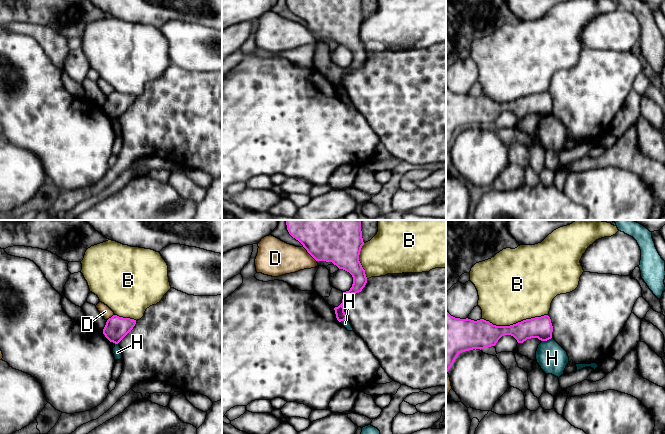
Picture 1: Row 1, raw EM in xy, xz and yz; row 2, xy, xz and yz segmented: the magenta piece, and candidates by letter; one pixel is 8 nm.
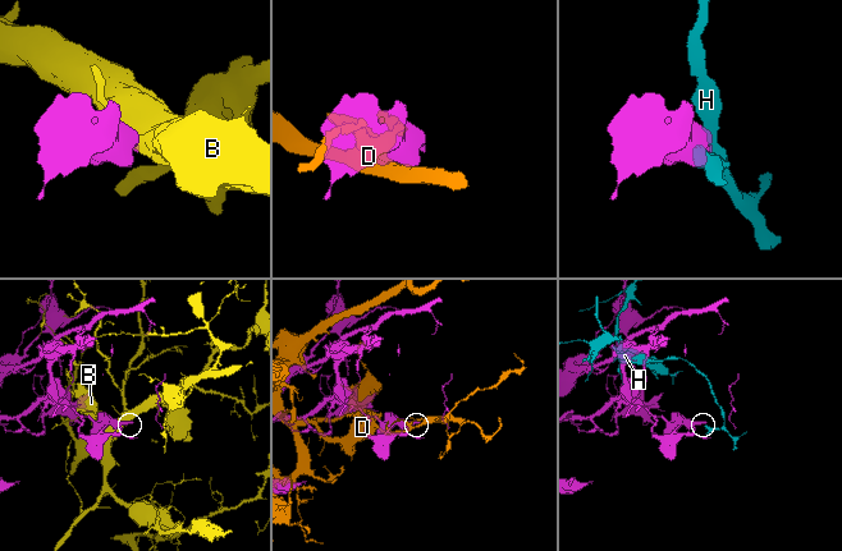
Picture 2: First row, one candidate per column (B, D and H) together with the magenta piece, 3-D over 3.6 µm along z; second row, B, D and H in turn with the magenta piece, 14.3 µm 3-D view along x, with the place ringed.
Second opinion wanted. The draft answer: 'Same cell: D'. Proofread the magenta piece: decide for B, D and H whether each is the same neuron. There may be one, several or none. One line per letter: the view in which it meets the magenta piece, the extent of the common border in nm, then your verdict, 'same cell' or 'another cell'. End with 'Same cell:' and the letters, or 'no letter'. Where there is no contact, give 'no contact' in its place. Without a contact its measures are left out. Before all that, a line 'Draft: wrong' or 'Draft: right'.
Draft: wrong
B: yz | 550 nm | another cell
D: xz | 170 nm | another cell
H: yz | 90 nm | another cell
Same cell: no letter

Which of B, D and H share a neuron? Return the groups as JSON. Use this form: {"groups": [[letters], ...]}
{"groups": [["B"], ["D"], ["H"]]}

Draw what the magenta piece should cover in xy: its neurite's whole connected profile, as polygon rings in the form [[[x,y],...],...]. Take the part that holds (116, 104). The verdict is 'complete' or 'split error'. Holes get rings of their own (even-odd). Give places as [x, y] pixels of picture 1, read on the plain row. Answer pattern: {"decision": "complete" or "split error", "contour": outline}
{"decision": "complete", "contour": [[[113,91],[106,98],[103,105],[105,113],[115,120],[118,120],[135,102],[136,96]]]}

